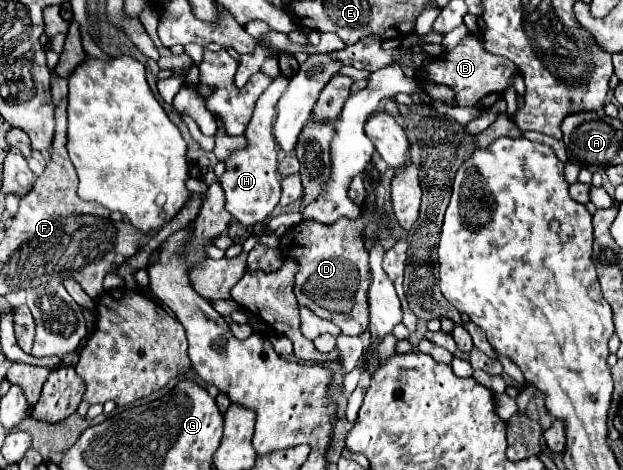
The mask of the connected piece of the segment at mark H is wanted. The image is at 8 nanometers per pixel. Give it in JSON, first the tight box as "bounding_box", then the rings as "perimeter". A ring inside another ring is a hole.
{"bounding_box":[219,75,289,227],"perimeter":[[[279,75],[273,79],[273,83],[265,89],[265,93],[259,97],[249,129],[245,131],[245,137],[249,141],[249,147],[243,151],[235,151],[229,159],[225,159],[225,173],[219,179],[223,191],[225,191],[225,209],[245,227],[253,227],[257,223],[265,223],[273,209],[279,205],[281,199],[281,181],[277,175],[277,145],[273,137],[273,119],[275,119],[275,105],[283,91],[287,89],[289,79]]]}

